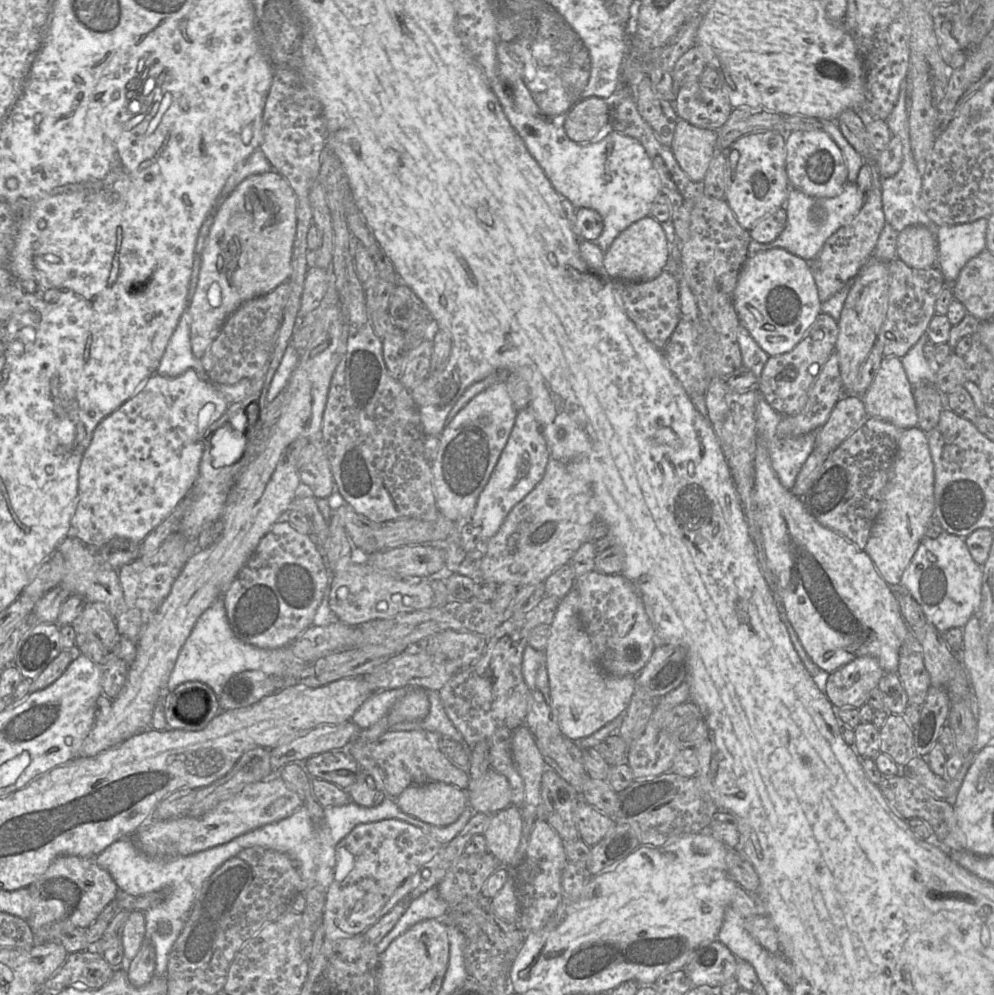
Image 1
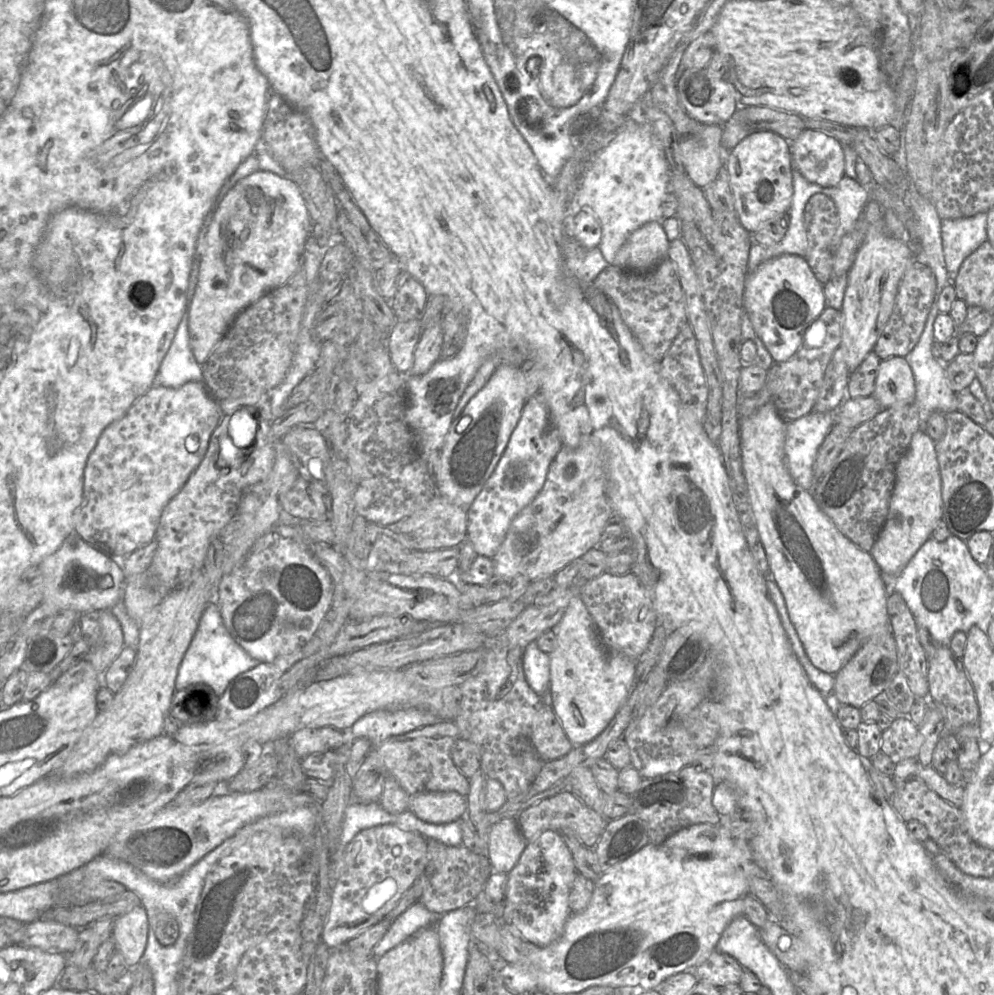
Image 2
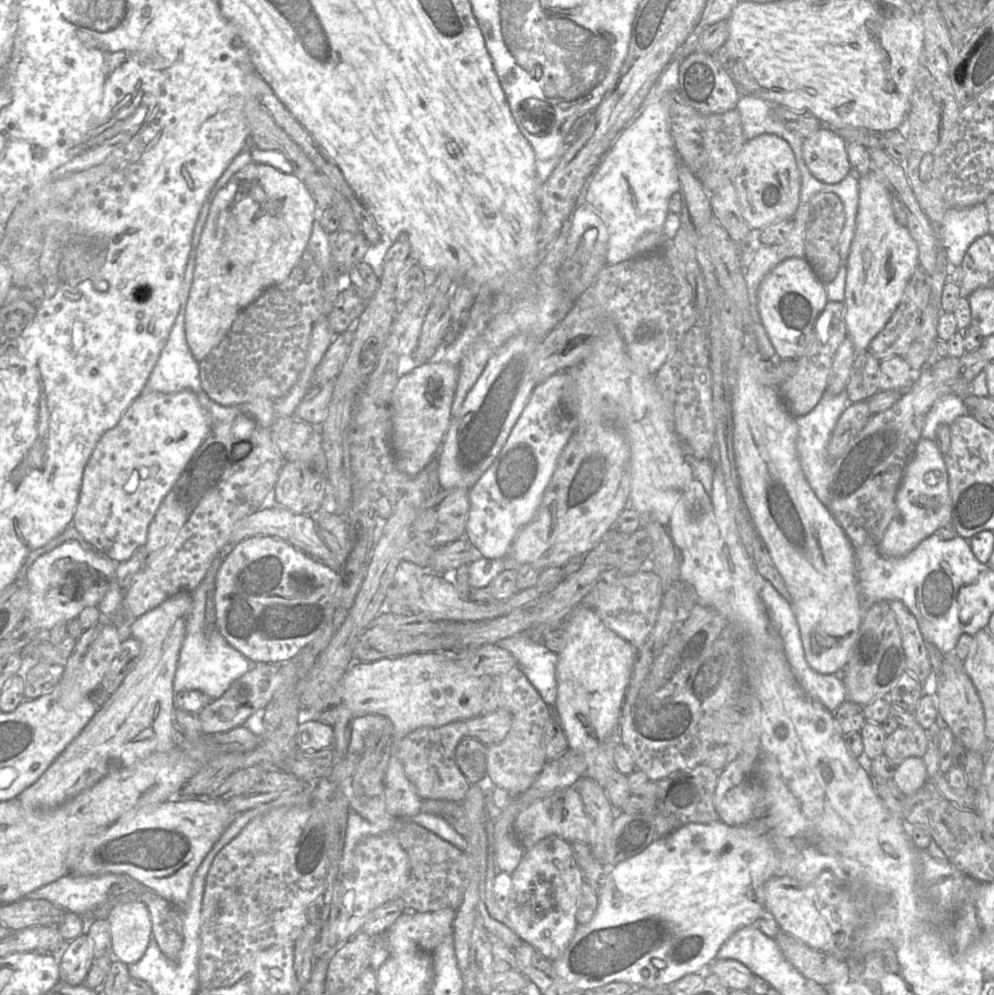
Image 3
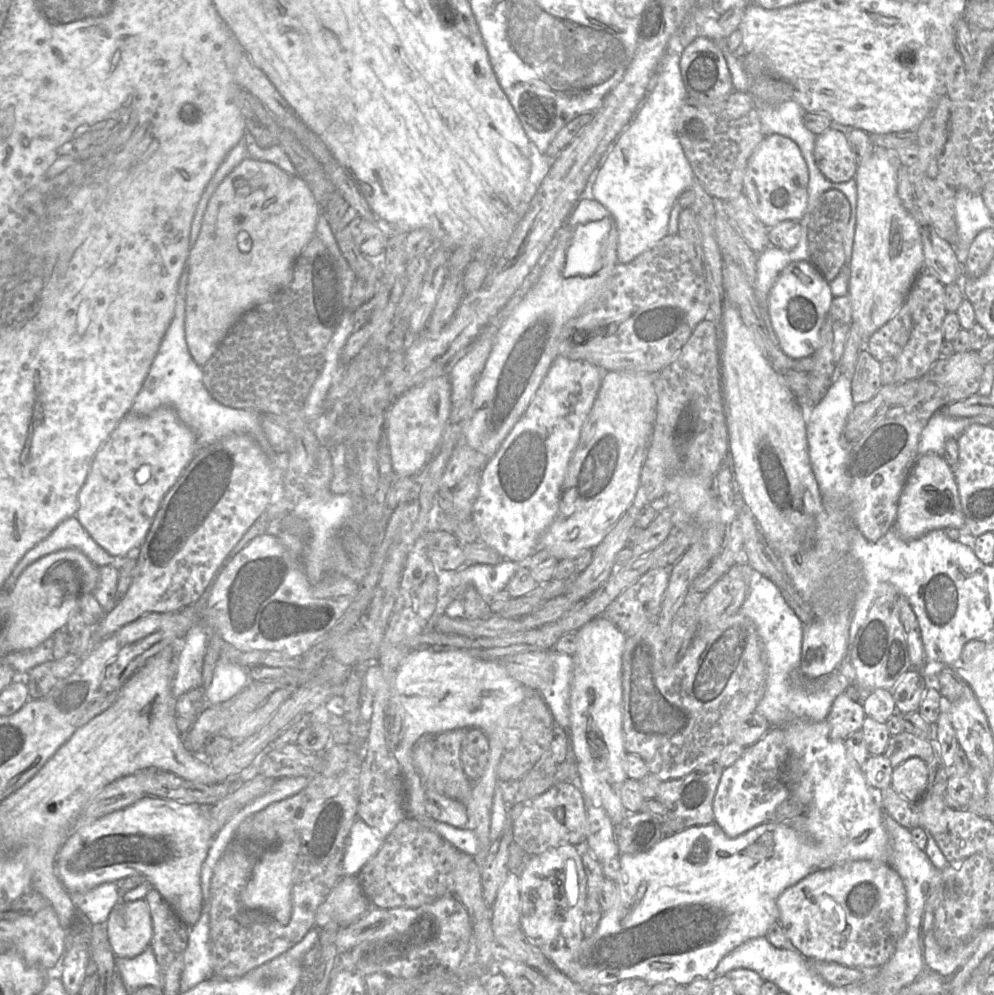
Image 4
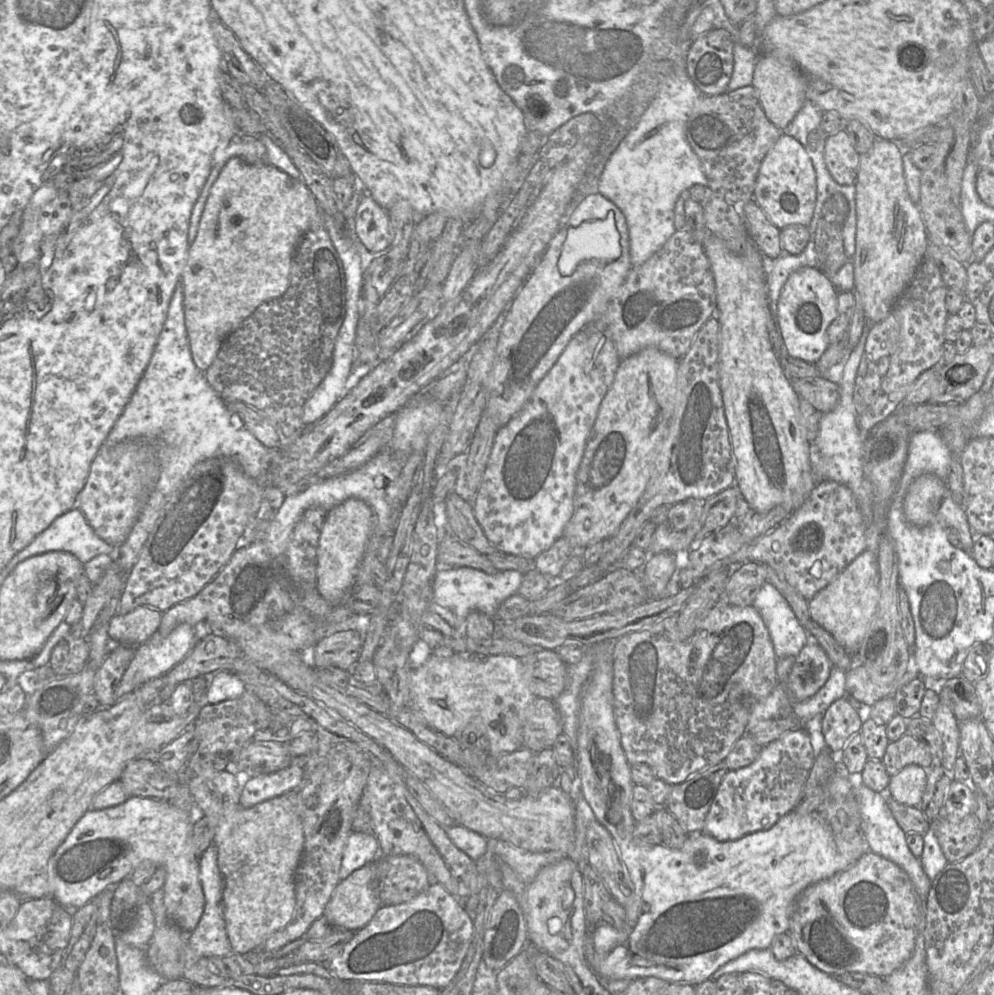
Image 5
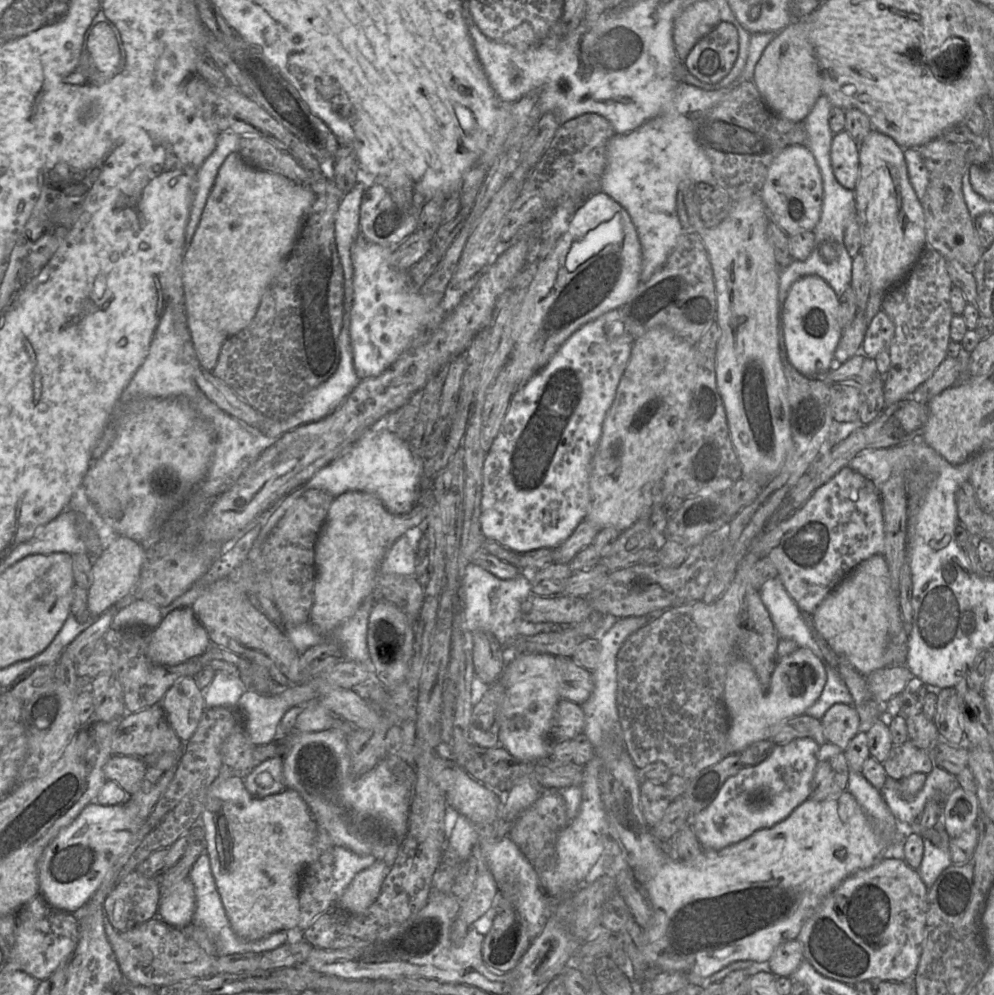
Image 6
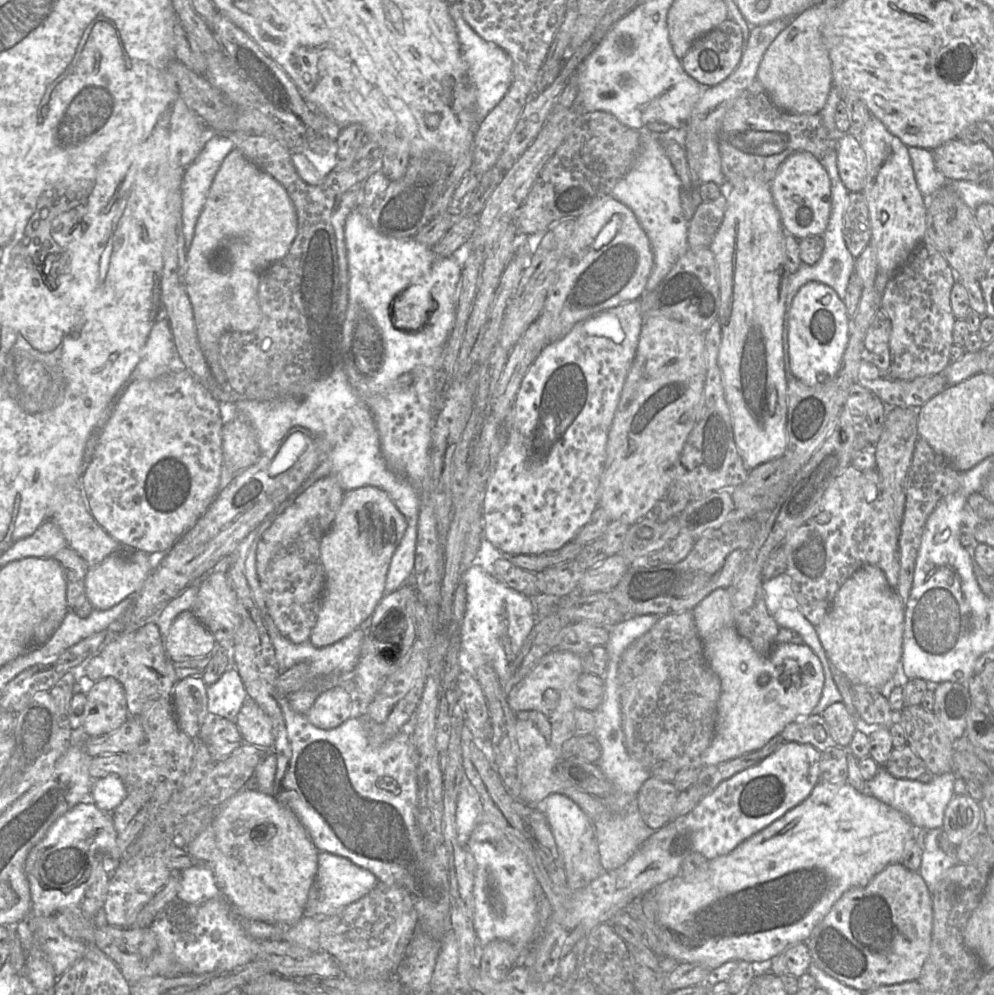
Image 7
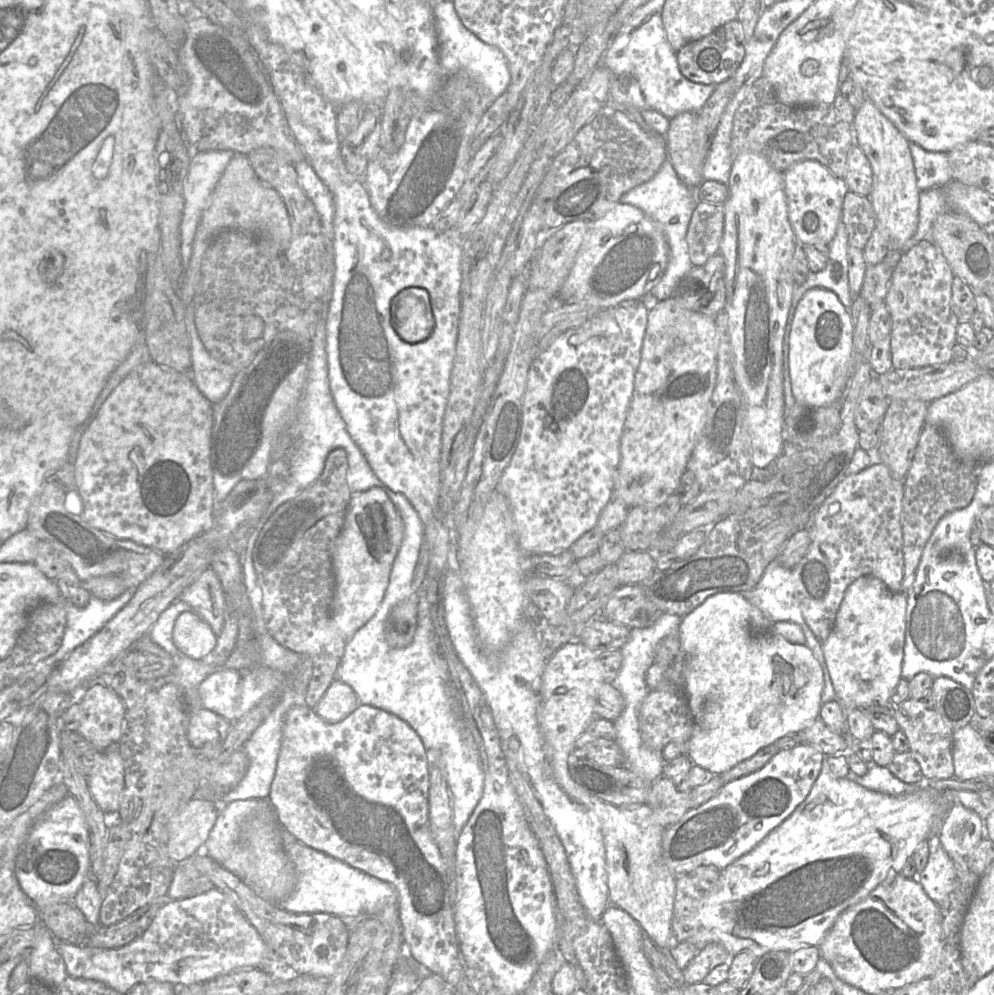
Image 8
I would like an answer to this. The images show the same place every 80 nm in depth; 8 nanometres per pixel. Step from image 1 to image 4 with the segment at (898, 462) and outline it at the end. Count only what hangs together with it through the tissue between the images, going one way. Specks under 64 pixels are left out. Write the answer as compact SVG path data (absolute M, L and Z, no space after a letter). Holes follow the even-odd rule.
M928 453L917 458L902 490L893 526L905 540L913 540L946 527L955 527L962 533L964 516L957 484L953 471L942 456Z

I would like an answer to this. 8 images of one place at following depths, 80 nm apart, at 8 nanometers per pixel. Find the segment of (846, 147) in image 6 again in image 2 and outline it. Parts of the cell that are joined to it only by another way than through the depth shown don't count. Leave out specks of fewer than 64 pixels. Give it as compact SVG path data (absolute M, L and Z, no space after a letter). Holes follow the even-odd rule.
M803 130L790 142L793 169L809 182L833 187L845 175L843 145L818 130Z

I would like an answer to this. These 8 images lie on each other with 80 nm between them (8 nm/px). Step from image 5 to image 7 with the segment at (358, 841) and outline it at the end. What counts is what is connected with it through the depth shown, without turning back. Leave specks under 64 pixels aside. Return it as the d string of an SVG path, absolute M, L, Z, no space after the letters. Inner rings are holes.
M325 851L318 853L318 867L315 880L305 904L305 915L330 916L347 905L359 900L375 888L380 881L369 870L361 868L349 859Z

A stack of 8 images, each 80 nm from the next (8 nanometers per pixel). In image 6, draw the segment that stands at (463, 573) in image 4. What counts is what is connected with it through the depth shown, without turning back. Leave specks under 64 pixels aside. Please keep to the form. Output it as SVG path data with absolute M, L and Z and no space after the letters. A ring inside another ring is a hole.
M469 564L464 574L464 631L470 635L476 631L492 633L502 647L522 635L524 620L521 612L522 602L533 595L531 592L531 573L520 573L512 579L502 580L476 564Z

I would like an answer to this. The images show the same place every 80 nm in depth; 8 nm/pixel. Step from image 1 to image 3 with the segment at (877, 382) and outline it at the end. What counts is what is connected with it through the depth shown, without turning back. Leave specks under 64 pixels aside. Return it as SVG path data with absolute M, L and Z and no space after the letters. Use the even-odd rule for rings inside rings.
M892 356L880 361L878 388L880 391L897 390L906 393L920 376L910 368L903 357Z

